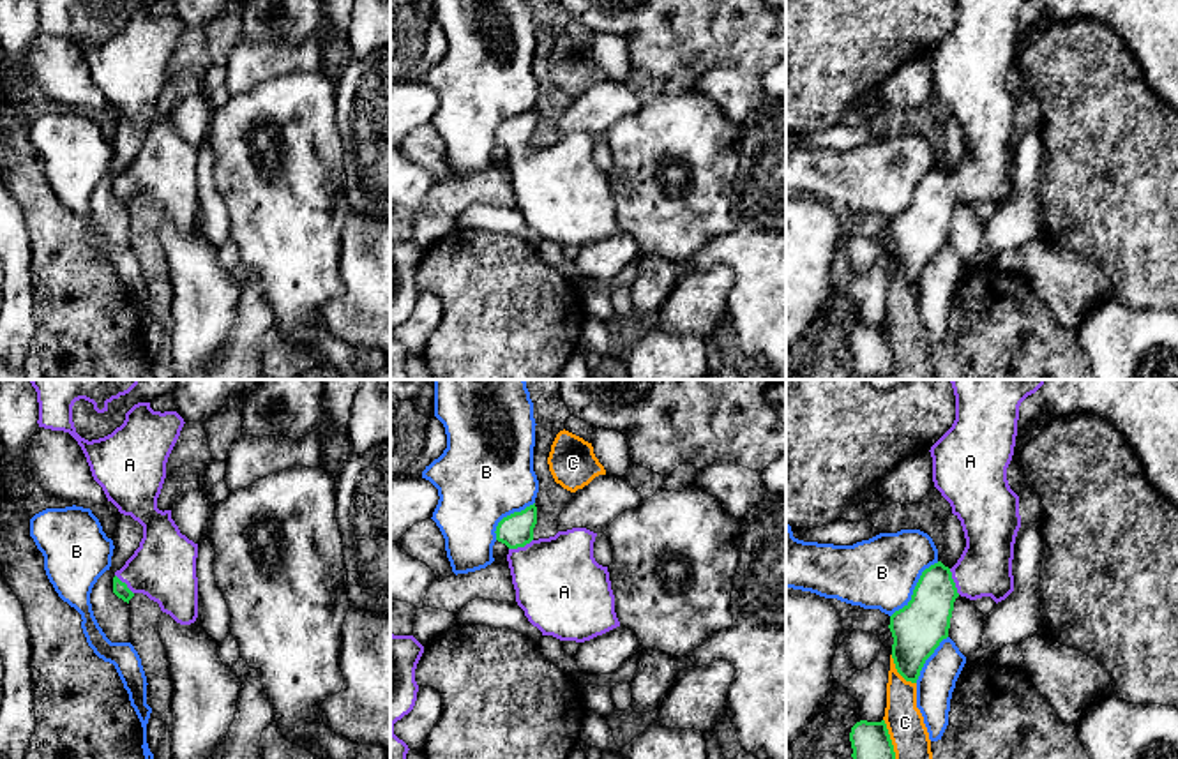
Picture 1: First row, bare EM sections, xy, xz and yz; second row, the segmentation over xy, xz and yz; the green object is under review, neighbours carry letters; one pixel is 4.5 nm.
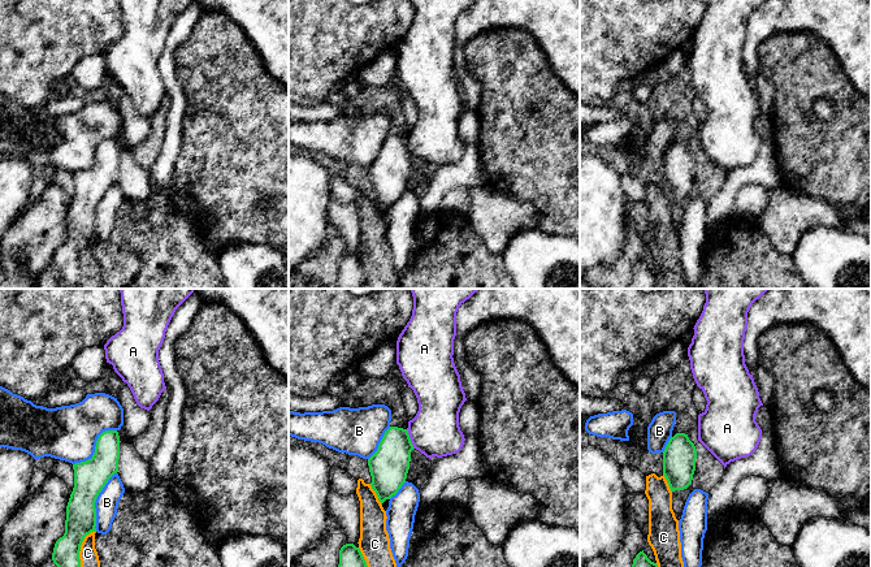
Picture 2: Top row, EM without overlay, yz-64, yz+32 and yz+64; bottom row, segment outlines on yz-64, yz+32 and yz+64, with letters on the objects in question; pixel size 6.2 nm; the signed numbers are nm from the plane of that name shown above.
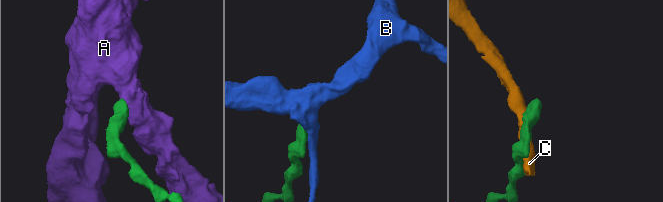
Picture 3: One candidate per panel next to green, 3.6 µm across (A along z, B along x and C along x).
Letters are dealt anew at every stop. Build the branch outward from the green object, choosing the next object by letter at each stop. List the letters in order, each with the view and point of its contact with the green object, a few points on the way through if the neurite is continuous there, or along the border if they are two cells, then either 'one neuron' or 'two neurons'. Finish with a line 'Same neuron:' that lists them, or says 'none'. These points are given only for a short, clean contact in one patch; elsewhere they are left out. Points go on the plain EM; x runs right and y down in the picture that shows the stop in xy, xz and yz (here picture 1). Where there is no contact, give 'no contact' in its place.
A: contact yz (952, 186); way yz (921, 230), (931, 207), (952, 186), (970, 182), (984, 173); one neuron
B: contact yz (915, 193); two neurons
C: contact yz (892, 350); two neurons
Same neuron: A

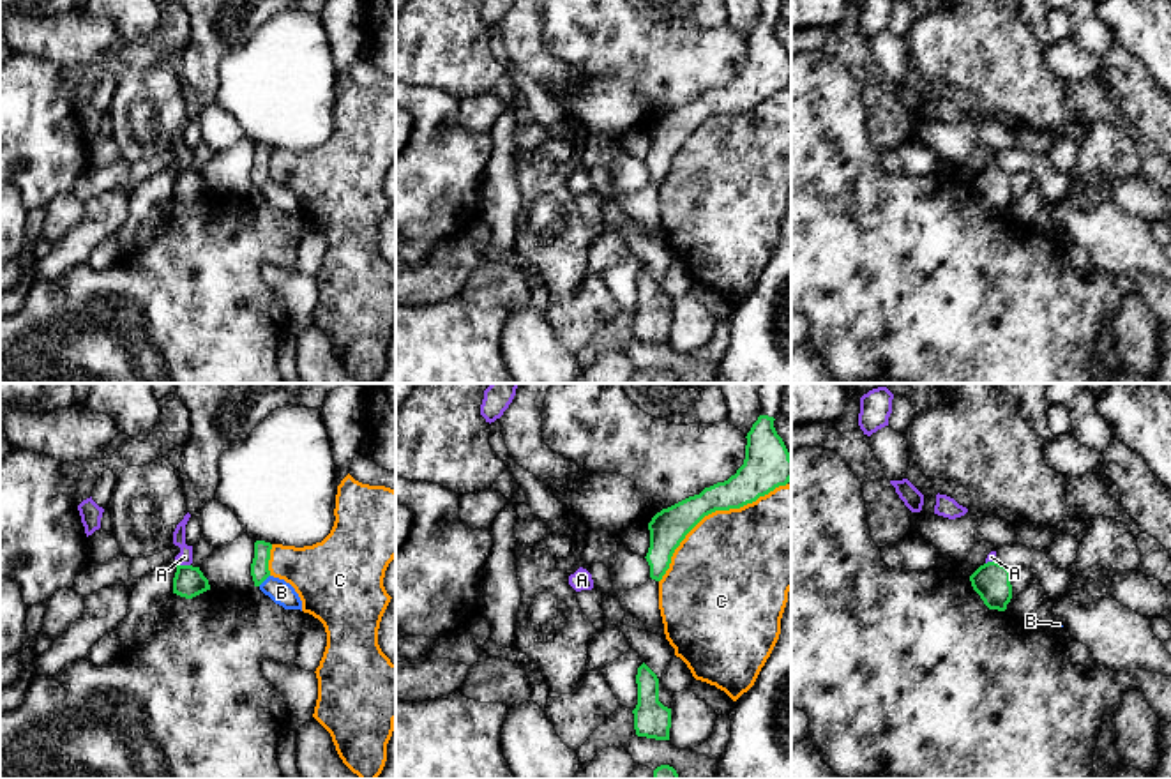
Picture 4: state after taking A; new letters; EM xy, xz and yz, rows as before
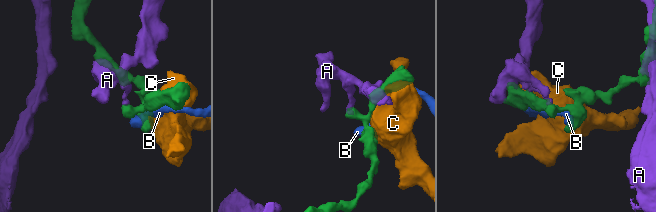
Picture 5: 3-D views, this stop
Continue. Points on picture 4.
A: contact xy (184, 170); two neurons
B: contact xy (264, 184); two neurons
C: contact xz (712, 115); two neurons
Same neuron: none

